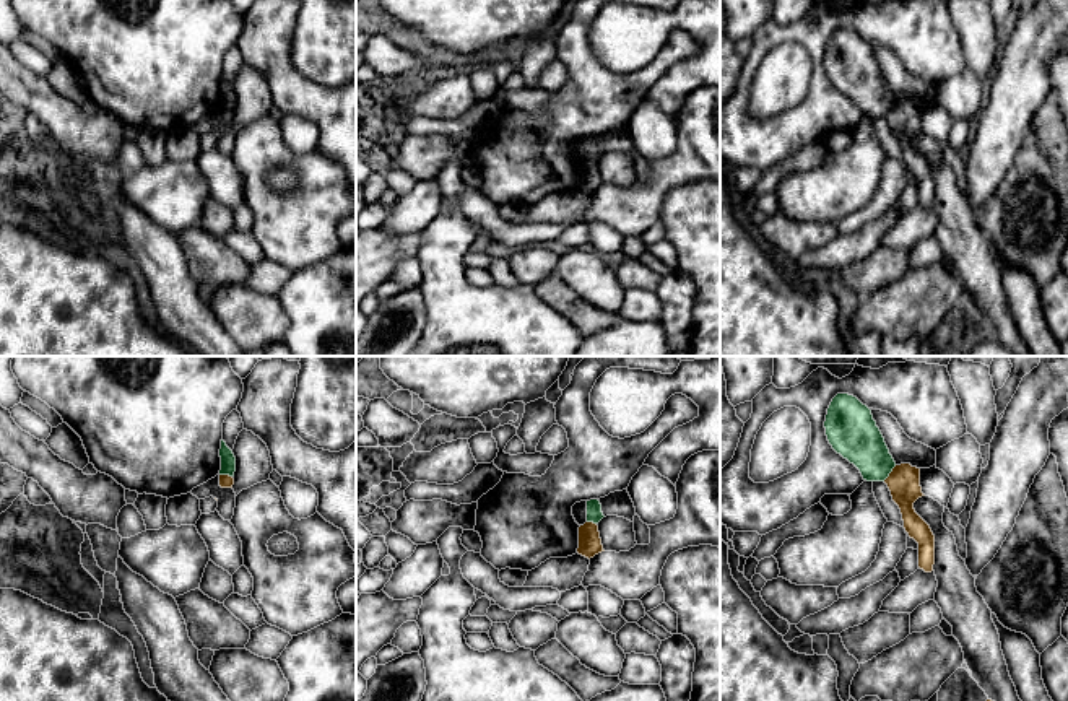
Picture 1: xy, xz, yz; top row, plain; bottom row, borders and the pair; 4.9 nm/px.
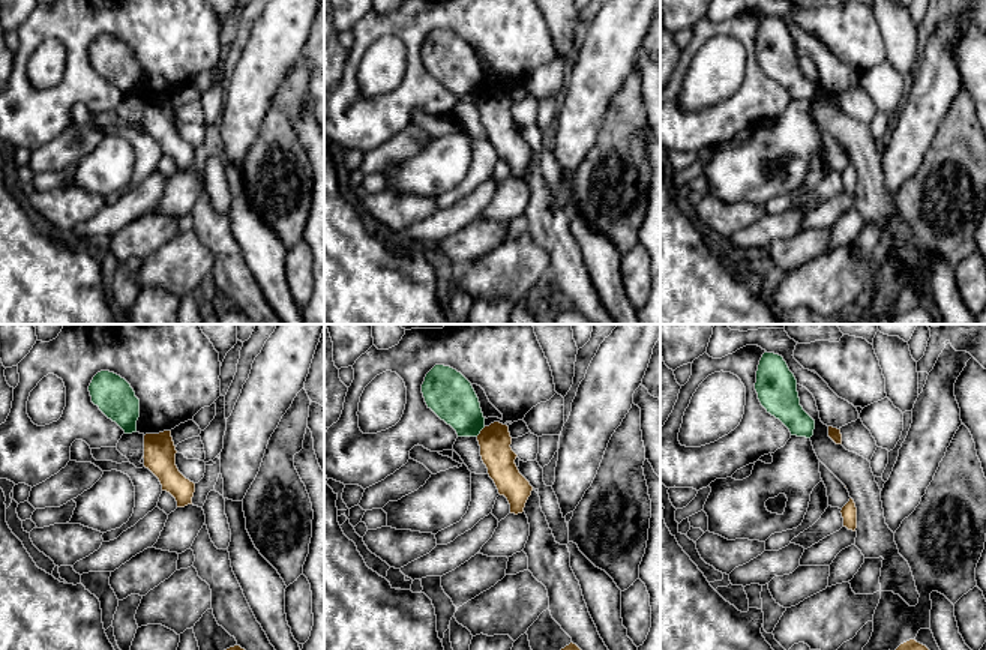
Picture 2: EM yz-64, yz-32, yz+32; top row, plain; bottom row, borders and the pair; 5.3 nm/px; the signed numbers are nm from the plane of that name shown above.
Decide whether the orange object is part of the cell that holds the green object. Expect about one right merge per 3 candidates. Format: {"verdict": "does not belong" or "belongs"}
{"verdict": "does not belong"}

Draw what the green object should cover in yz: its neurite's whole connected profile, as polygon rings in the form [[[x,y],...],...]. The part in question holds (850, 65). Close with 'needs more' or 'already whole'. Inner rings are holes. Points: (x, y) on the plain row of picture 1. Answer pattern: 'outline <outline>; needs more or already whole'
outline [[[837,29],[827,44],[824,63],[832,85],[853,99],[863,115],[884,117],[896,102],[871,46],[857,33]]]; already whole

